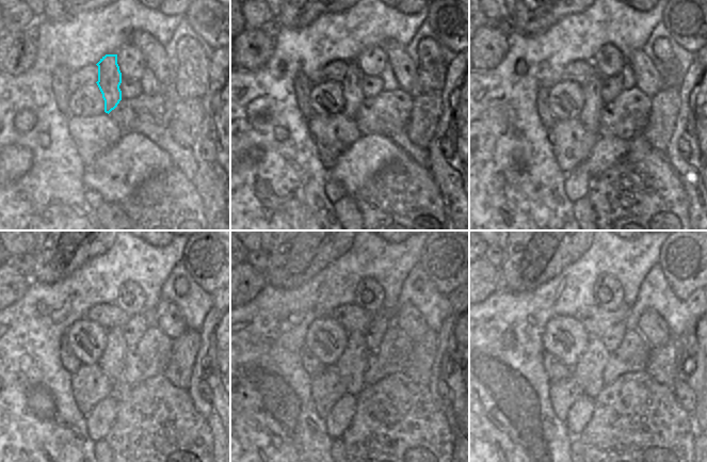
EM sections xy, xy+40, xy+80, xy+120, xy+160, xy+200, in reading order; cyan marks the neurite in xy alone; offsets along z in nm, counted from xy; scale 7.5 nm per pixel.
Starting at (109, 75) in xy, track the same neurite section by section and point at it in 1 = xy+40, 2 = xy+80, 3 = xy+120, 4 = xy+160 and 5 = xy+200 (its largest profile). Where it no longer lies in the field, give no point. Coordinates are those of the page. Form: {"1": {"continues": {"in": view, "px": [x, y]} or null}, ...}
{"1": {"continues": {"in": "xy+40", "px": [351, 89]}}, "2": {"continues": {"in": "xy+80", "px": [590, 113]}}, "3": {"continues": {"in": "xy+120", "px": [111, 362]}}, "4": {"continues": {"in": "xy+160", "px": [351, 365]}}, "5": {"continues": {"in": "xy+200", "px": [589, 371]}}}

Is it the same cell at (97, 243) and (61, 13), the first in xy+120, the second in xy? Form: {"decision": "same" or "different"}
{"decision": "same"}

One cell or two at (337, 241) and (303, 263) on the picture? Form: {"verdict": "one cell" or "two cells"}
{"verdict": "one cell"}

